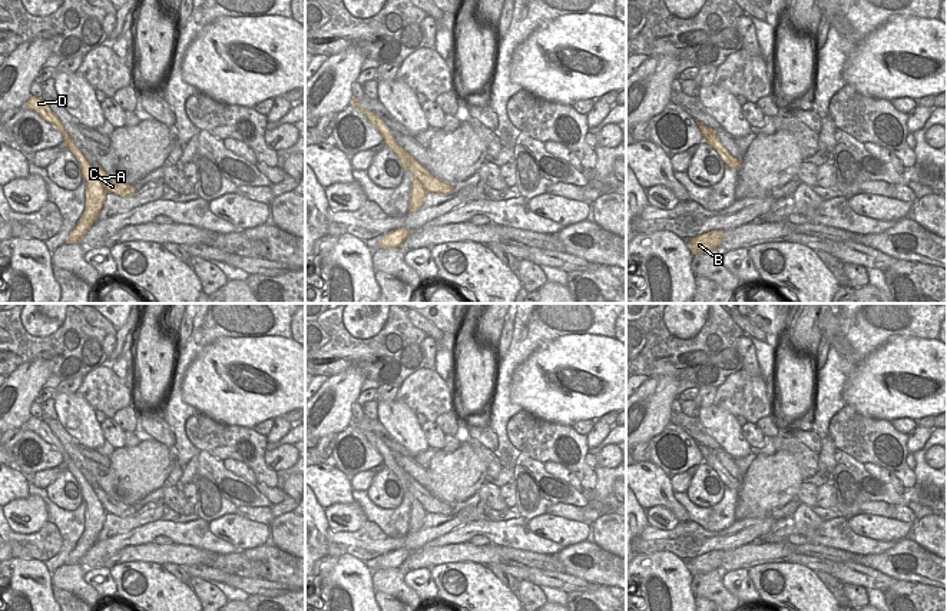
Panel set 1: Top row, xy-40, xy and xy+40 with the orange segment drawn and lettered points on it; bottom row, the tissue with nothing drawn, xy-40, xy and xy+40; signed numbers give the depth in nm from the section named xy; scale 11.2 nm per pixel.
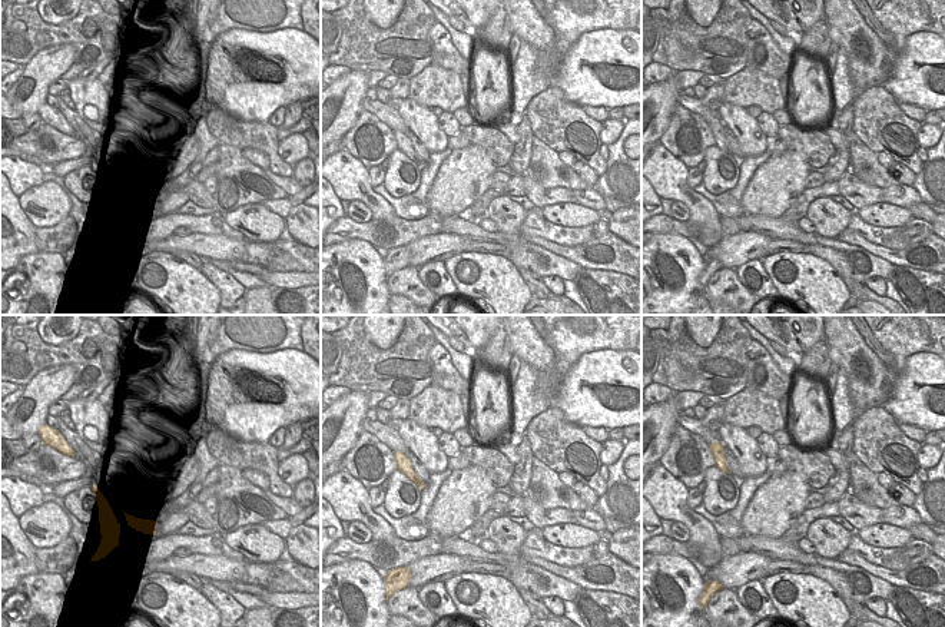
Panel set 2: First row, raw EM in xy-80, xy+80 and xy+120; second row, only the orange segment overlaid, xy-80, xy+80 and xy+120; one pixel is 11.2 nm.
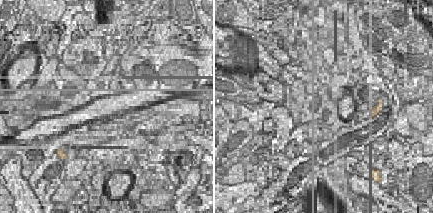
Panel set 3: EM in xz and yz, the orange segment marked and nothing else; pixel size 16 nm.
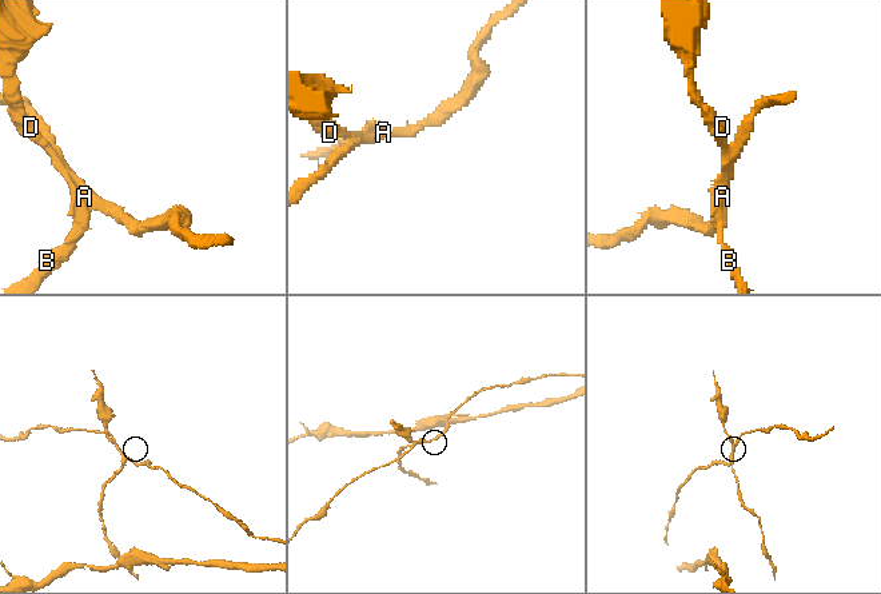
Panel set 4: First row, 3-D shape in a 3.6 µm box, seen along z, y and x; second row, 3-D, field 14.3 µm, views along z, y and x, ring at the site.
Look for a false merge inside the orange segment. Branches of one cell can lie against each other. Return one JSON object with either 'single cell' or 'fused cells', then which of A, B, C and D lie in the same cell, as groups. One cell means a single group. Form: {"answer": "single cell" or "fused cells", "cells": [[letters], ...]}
{"answer": "fused cells", "cells": [["A", "B", "D"], ["C"]]}

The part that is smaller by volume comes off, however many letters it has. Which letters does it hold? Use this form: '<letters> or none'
A, B, D

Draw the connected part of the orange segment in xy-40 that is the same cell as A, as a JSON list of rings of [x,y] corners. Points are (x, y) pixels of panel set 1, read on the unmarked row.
[[[30,416],[24,424],[24,428],[37,434],[44,442],[54,446],[63,455],[64,468],[80,485],[83,502],[86,504],[86,525],[76,548],[67,557],[67,564],[80,564],[89,548],[97,541],[97,535],[103,528],[106,509],[99,501],[95,488],[89,485],[82,472],[76,468],[74,462],[64,451],[59,438],[50,431],[49,425],[42,418]]]

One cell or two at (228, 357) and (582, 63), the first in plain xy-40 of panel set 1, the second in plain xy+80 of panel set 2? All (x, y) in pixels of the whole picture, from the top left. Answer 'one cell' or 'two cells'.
one cell

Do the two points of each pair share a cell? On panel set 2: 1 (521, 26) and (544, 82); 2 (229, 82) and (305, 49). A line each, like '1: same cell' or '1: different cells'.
1: same cell
2: same cell

